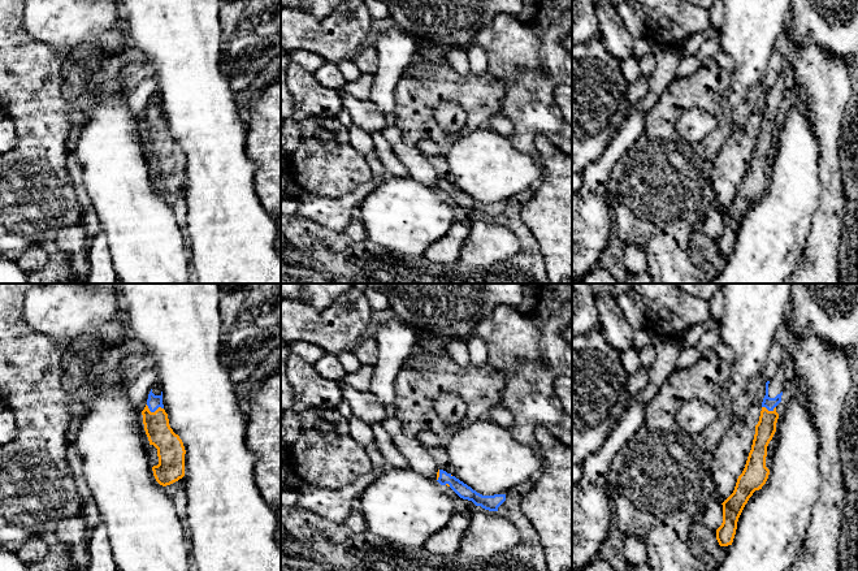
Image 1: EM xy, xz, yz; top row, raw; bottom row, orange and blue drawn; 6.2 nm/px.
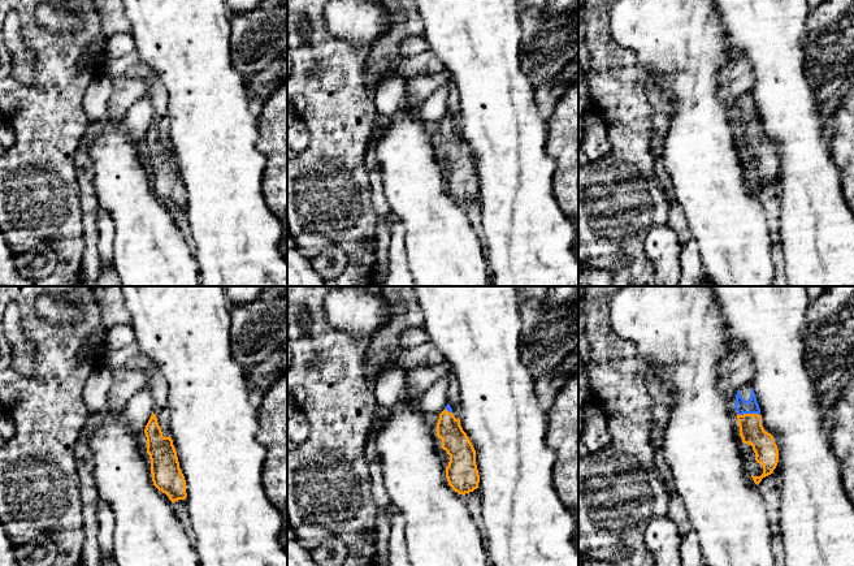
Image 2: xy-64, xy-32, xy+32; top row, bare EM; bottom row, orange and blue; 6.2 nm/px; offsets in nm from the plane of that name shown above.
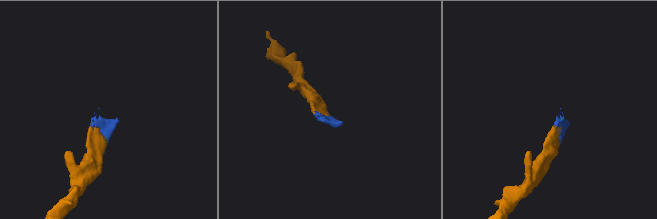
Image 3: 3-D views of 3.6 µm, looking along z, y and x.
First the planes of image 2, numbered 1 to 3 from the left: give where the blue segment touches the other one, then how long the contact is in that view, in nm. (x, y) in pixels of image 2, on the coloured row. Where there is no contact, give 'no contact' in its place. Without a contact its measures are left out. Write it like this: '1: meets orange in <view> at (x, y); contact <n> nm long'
1: no contact
2: meets orange in xy-32 at (447, 411); contact 60 nm long
3: meets orange in xy+32 at (748, 414); contact 160 nm long

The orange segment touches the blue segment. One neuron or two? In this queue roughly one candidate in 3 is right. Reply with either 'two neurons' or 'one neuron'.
one neuron

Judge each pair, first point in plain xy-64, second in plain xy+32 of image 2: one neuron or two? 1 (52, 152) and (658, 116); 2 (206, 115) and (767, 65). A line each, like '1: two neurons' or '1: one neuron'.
1: two neurons
2: one neuron

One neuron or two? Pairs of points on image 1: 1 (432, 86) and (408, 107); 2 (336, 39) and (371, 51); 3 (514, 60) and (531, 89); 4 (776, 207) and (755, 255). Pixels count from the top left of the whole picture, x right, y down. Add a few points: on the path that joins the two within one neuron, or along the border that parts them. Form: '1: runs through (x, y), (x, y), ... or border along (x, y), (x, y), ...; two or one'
1: runs through (427, 90), (414, 103); one
2: border along (371, 39), (352, 60); two
3: runs through (520, 66), (531, 77), (531, 82); one
4: runs through (776, 219), (776, 225), (767, 243); one

